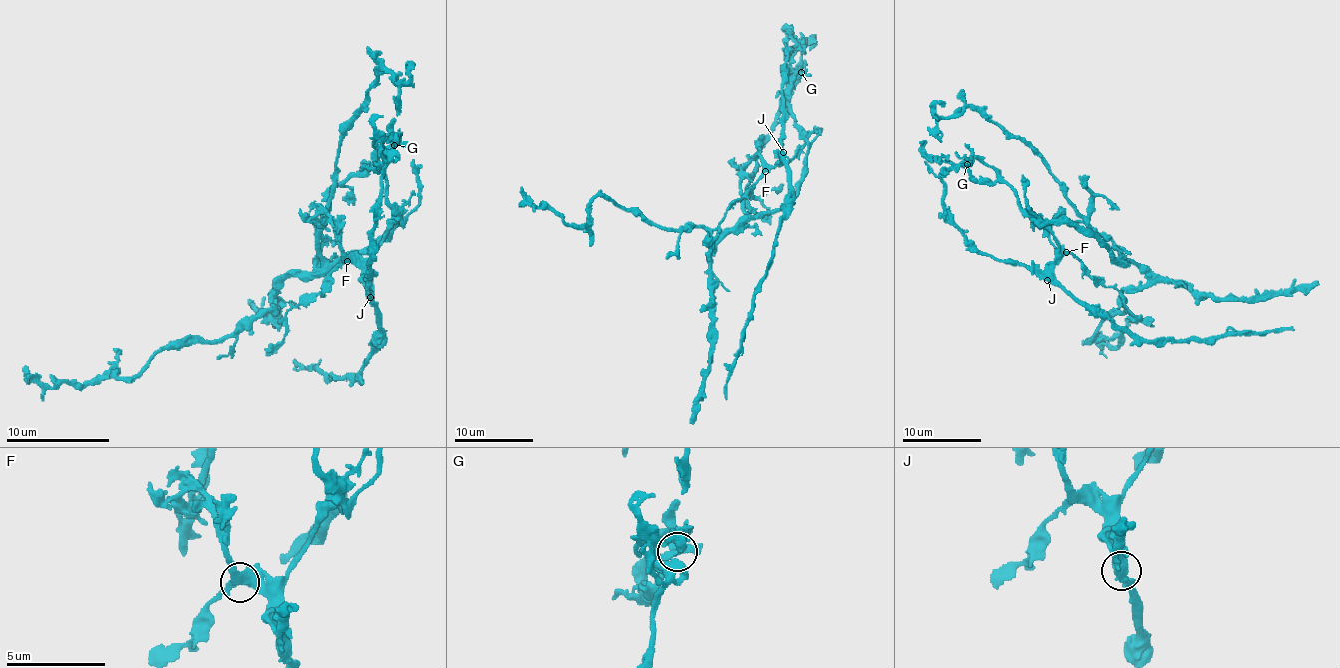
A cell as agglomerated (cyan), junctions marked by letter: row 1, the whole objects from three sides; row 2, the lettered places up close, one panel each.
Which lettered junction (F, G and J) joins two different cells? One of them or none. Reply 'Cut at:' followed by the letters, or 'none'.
Cut at: G

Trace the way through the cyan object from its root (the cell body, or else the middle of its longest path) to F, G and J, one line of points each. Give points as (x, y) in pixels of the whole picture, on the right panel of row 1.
F: (1080, 221), (1066, 221), (1061, 215), (1053, 221), (1049, 238), (1057, 248), (1066, 252)
G: (1080, 221), (1061, 215), (1053, 221), (1049, 238), (1057, 250), (1055, 236), (1005, 183), (982, 181), (966, 164)
J: (1080, 221), (1066, 221), (1061, 215), (1053, 221), (1049, 238), (1061, 256), (1047, 280)

